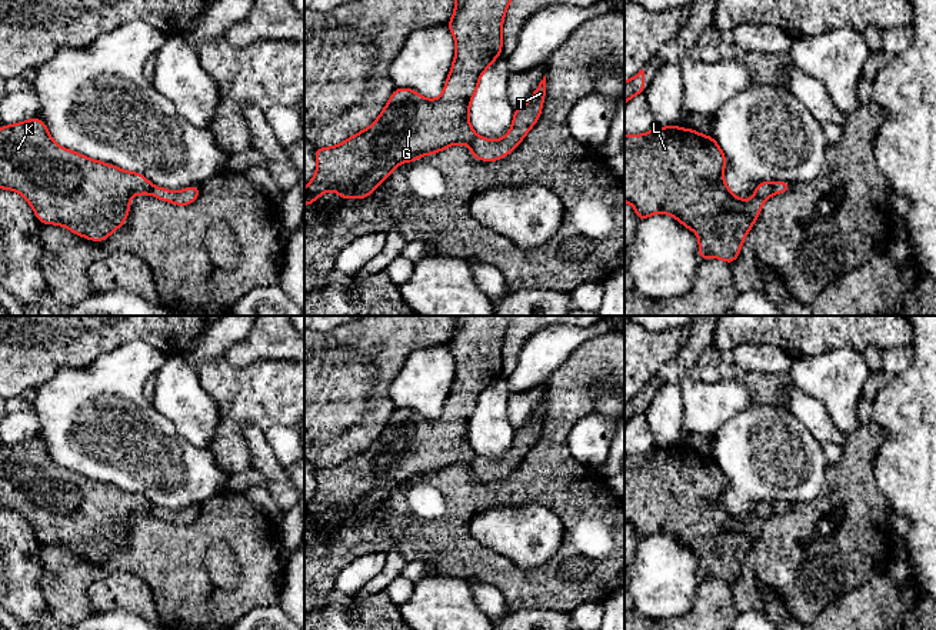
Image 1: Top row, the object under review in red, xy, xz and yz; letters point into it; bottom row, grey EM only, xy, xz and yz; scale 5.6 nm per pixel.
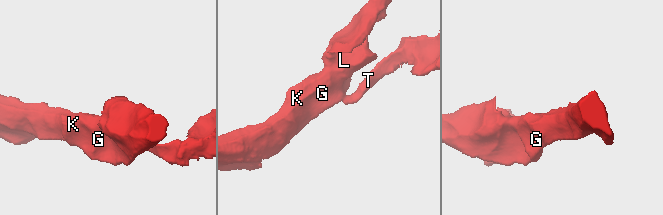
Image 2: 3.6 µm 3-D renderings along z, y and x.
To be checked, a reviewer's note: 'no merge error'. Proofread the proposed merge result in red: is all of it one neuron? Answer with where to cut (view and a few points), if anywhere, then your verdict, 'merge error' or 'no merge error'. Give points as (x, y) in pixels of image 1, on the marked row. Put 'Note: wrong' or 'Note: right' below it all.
cut in yz along (775, 183), (772, 193); merge error
Note: wrong

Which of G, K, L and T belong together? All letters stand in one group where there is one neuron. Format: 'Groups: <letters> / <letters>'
Groups: G K L / T

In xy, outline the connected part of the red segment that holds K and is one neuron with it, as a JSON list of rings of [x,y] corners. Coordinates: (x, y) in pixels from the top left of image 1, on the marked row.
[[[40,119],[0,129],[0,189],[19,191],[40,223],[57,224],[93,240],[104,241],[124,224],[134,194],[151,194],[153,184],[140,173],[89,159],[59,146]]]

